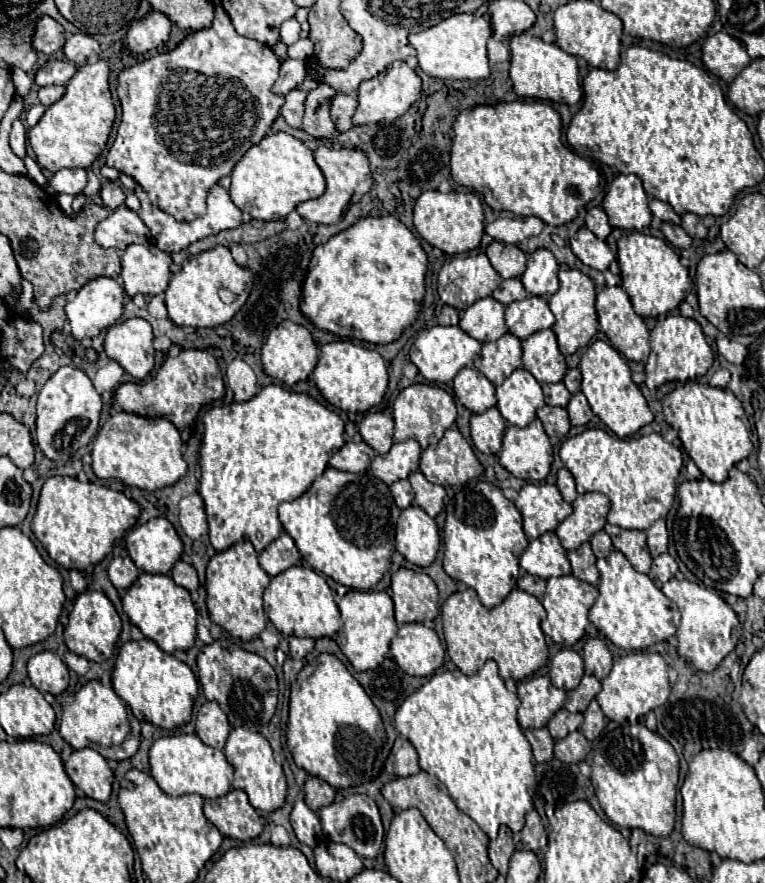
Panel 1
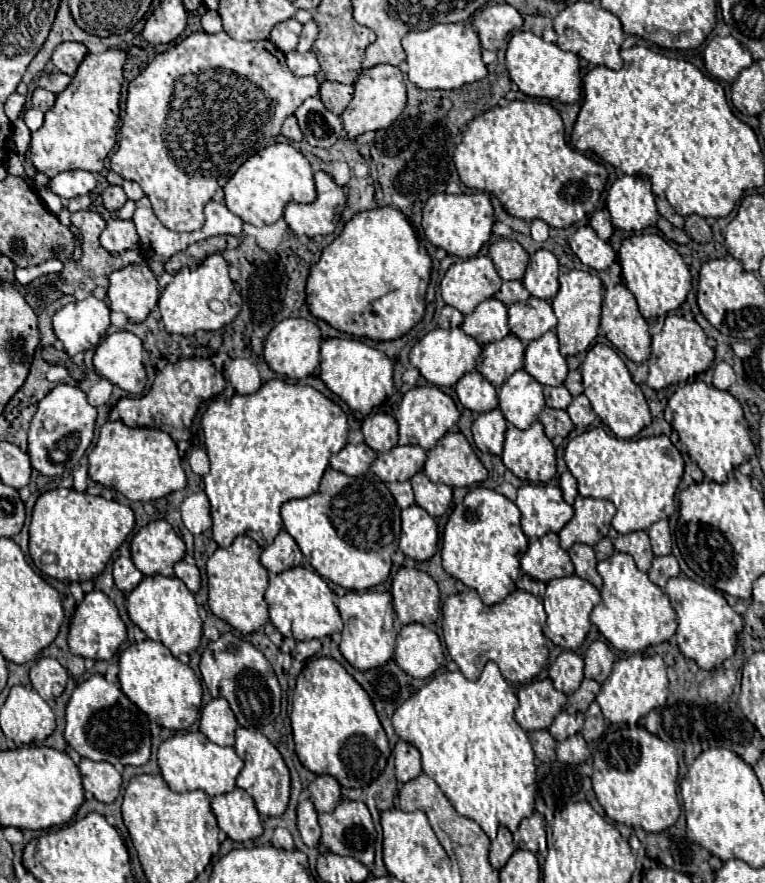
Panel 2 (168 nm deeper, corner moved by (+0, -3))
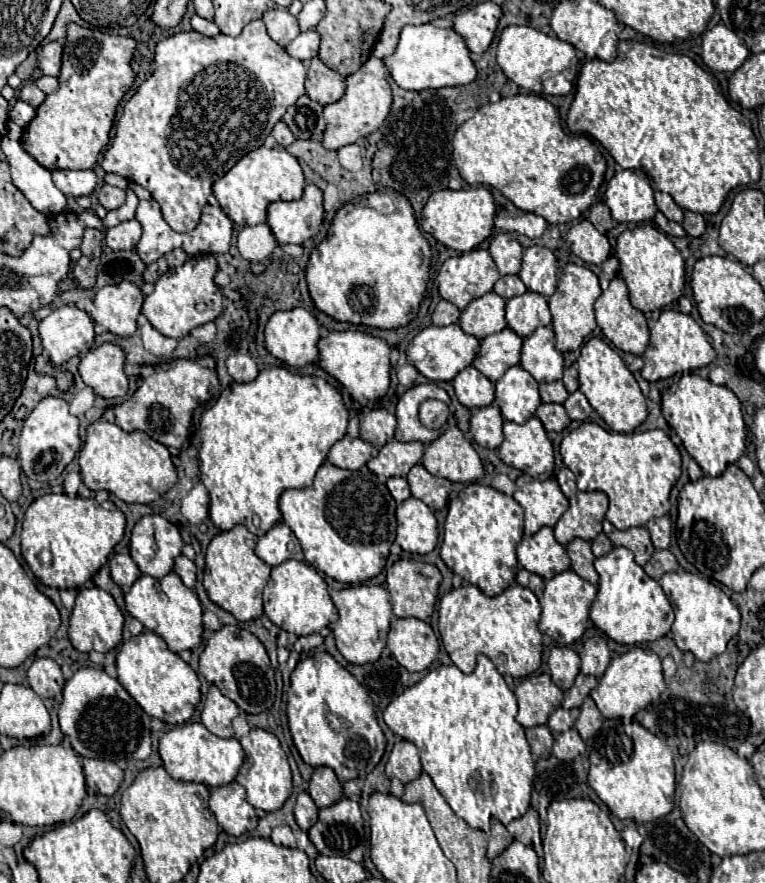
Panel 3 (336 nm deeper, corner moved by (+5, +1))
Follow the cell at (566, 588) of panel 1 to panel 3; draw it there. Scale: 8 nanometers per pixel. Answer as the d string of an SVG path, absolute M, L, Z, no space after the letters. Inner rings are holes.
M567 569L567 571L551 577L547 581L543 597L541 597L543 611L541 611L539 631L547 633L559 645L575 643L585 633L587 619L589 619L589 607L591 607L595 595L597 595L597 587L591 585L589 581L581 579L573 569Z

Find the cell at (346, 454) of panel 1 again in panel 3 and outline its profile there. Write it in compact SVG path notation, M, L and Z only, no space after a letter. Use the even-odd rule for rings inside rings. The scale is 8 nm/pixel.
M345 435L341 441L337 441L331 447L327 461L339 469L355 471L361 469L373 455L377 455L377 449L371 443L365 443L359 437Z

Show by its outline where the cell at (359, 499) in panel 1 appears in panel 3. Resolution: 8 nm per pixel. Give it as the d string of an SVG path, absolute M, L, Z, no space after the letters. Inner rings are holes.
M323 463L315 475L315 481L307 489L287 489L279 499L283 521L291 527L301 543L305 559L321 573L333 577L339 583L363 583L377 577L389 557L389 547L395 541L395 499L387 491L385 483L377 479L367 467L359 471L345 471L331 463Z

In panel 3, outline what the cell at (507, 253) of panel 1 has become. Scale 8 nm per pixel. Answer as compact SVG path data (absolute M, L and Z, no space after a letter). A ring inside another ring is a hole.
M497 233L489 243L489 253L501 275L515 275L521 269L523 247L511 233Z

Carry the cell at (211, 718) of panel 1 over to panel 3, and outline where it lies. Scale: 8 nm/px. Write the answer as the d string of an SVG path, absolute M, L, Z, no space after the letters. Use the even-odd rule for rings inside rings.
M215 685L209 689L207 699L205 699L205 707L201 713L201 723L217 737L221 739L229 739L235 735L231 721L239 715L239 707L227 699Z

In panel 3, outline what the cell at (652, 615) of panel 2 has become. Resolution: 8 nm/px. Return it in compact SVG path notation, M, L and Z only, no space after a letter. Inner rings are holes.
M613 547L607 555L595 559L595 569L599 573L599 585L589 615L607 637L615 643L633 645L655 641L669 633L673 625L673 607L661 585L635 563L627 547Z

